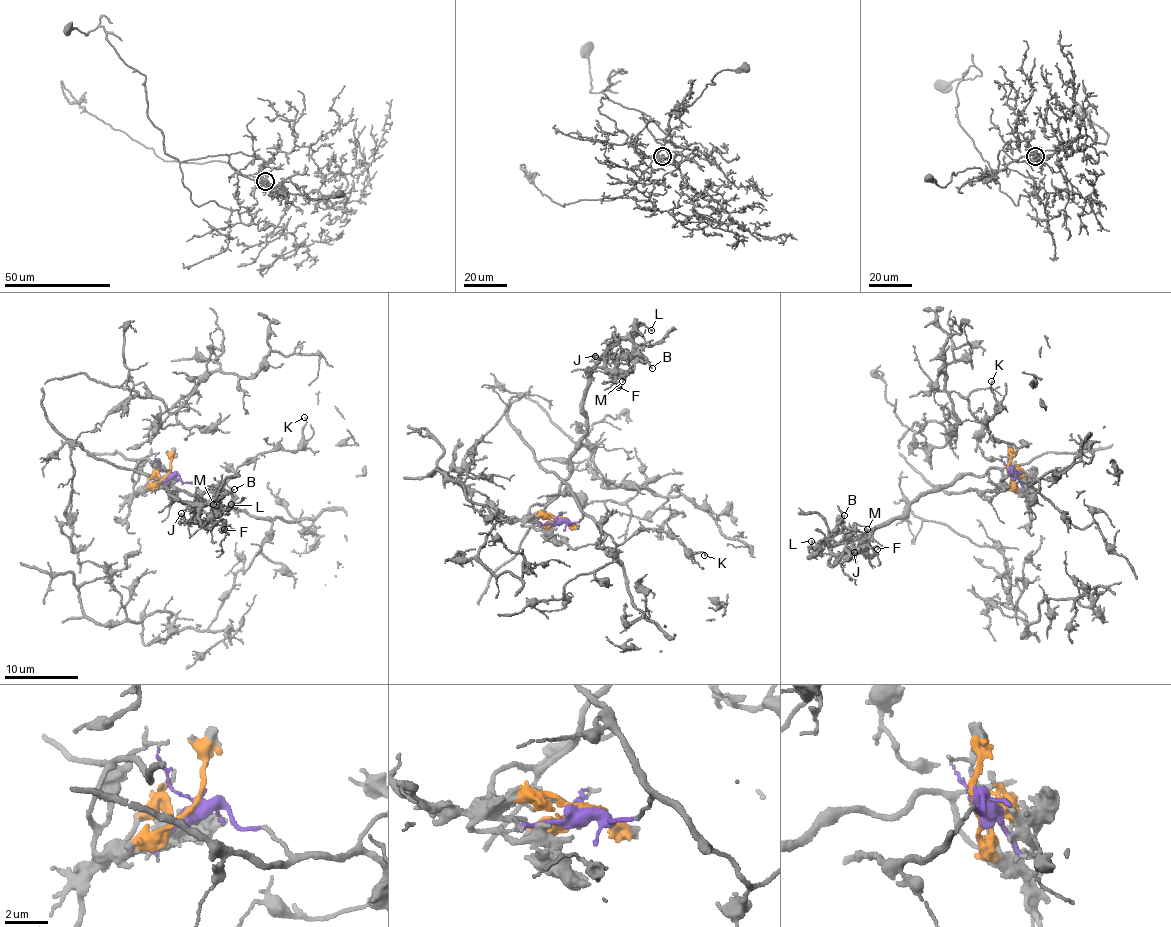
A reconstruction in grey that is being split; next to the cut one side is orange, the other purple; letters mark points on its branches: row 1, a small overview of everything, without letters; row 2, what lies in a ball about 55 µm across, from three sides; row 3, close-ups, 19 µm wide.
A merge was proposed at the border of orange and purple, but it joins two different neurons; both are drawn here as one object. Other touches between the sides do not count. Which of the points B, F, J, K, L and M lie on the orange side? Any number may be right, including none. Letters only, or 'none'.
B, F, J, L, M

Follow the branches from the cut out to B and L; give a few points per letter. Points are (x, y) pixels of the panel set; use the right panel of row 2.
B: (1009, 472), (1020, 492), (1000, 470), (992, 467), (981, 475), (958, 478), (848, 546), (837, 530), (844, 515)
L: (1009, 472), (1020, 492), (992, 467), (958, 478), (901, 515), (832, 547), (824, 542), (809, 549), (811, 540)

